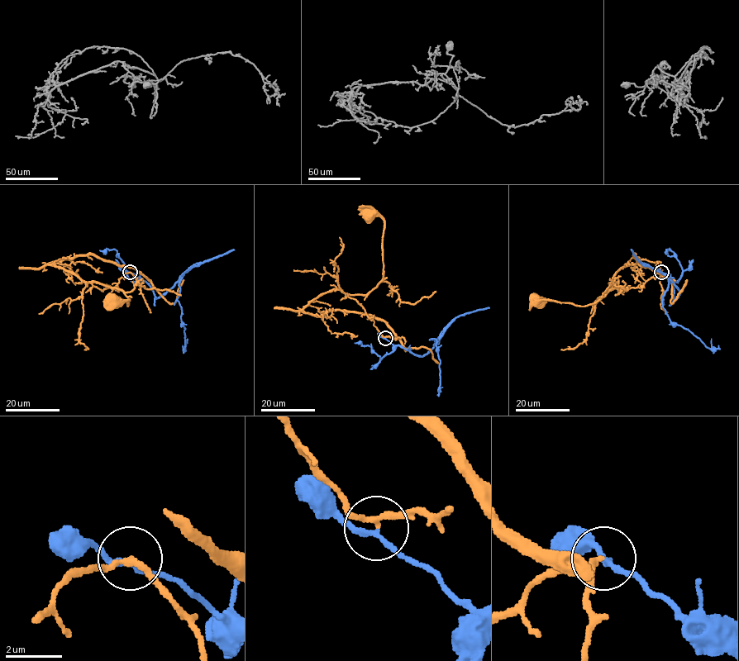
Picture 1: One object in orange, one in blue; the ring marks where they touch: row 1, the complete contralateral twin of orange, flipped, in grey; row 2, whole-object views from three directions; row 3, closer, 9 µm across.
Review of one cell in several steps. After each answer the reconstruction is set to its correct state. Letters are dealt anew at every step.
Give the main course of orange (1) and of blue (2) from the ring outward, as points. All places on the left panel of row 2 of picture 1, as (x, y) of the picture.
1: (130, 272), (114, 287), (102, 291), (92, 282), (120, 288), (128, 306), (129, 301), (116, 297), (112, 300)
2: (130, 272), (150, 287), (155, 297), (164, 295), (180, 280), (177, 301), (185, 328), (185, 347), (182, 345)

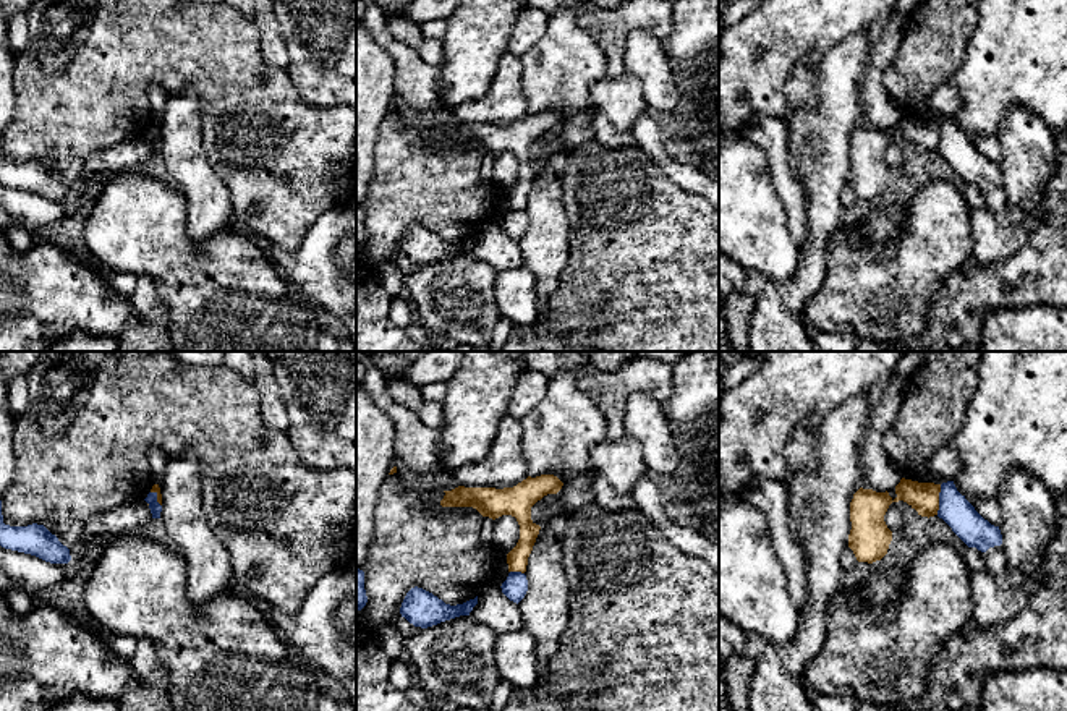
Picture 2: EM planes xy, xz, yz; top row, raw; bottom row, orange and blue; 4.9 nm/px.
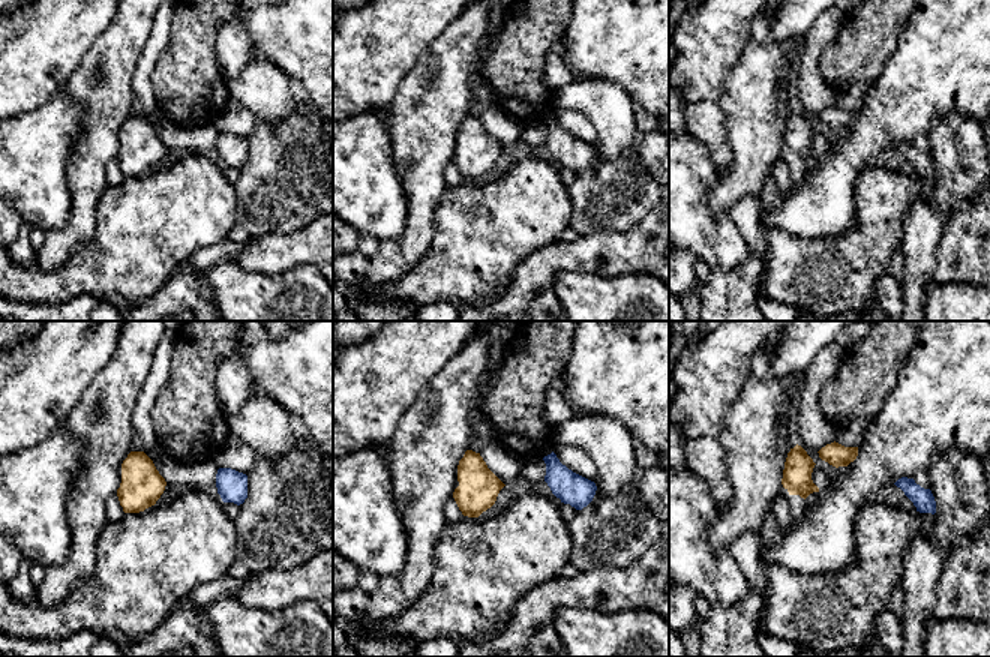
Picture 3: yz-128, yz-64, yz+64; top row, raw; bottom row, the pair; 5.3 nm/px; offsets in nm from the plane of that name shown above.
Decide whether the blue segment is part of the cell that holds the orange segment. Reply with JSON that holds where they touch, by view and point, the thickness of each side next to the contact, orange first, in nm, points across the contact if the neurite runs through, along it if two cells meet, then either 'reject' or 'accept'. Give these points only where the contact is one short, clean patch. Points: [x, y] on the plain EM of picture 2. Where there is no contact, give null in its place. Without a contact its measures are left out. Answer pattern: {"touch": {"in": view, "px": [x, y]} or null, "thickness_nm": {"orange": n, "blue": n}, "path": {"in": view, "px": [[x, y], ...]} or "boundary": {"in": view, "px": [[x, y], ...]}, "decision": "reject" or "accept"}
{"touch": {"in": "yz", "px": [938, 136]}, "thickness_nm": {"orange": 150, "blue": 160}, "boundary": {"in": "yz", "px": [[941, 122], [936, 151]]}, "decision": "reject"}

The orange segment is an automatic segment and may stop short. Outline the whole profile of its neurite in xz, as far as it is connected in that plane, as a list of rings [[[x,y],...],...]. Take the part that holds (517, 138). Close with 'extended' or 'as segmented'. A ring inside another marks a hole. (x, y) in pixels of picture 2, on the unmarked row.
[[[554,112],[528,113],[513,125],[465,125],[444,128],[442,144],[473,144],[492,157],[512,152],[520,162],[520,177],[507,191],[508,209],[526,209],[541,164],[531,157],[531,144],[547,131],[557,131],[563,120]]]; as segmented

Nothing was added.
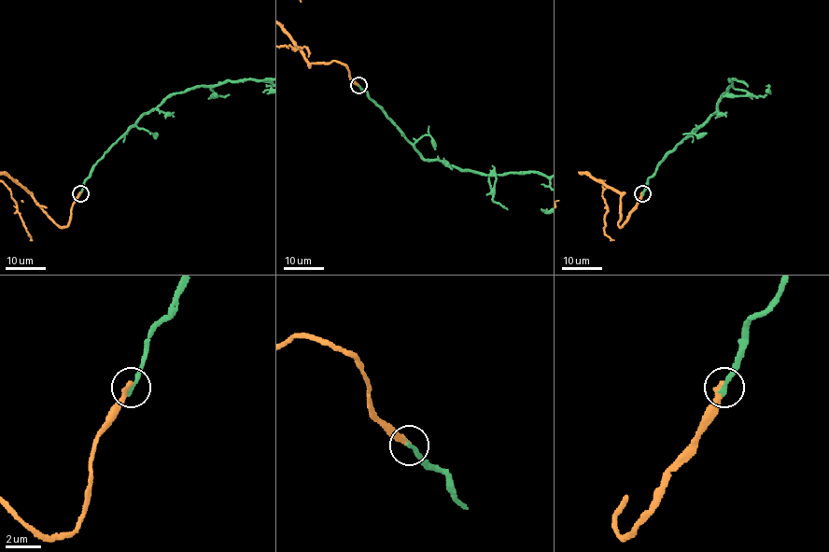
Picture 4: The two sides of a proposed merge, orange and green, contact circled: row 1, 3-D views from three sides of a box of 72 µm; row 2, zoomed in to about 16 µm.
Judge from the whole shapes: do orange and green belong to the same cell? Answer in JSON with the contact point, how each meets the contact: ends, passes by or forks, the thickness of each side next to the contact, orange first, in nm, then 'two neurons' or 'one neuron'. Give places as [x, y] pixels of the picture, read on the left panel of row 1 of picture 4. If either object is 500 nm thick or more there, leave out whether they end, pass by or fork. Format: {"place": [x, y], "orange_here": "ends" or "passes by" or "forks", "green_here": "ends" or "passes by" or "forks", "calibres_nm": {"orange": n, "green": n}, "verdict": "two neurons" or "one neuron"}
{"place": [80, 193], "orange_here": "ends", "green_here": "ends", "calibres_nm": {"orange": 320, "green": 280}, "verdict": "two neurons"}

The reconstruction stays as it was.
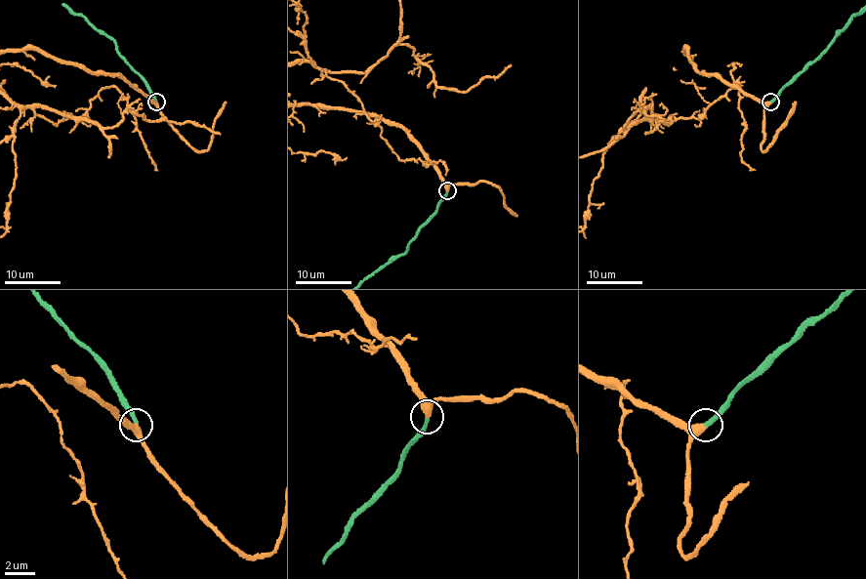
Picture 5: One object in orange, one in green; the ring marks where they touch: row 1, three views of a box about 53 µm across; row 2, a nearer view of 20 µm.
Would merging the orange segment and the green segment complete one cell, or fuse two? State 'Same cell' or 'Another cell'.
Same cell

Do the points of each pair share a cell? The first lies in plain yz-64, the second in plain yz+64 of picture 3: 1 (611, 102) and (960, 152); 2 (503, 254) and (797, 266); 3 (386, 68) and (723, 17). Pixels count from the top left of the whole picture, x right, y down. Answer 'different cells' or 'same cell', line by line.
1: same cell
2: same cell
3: same cell

